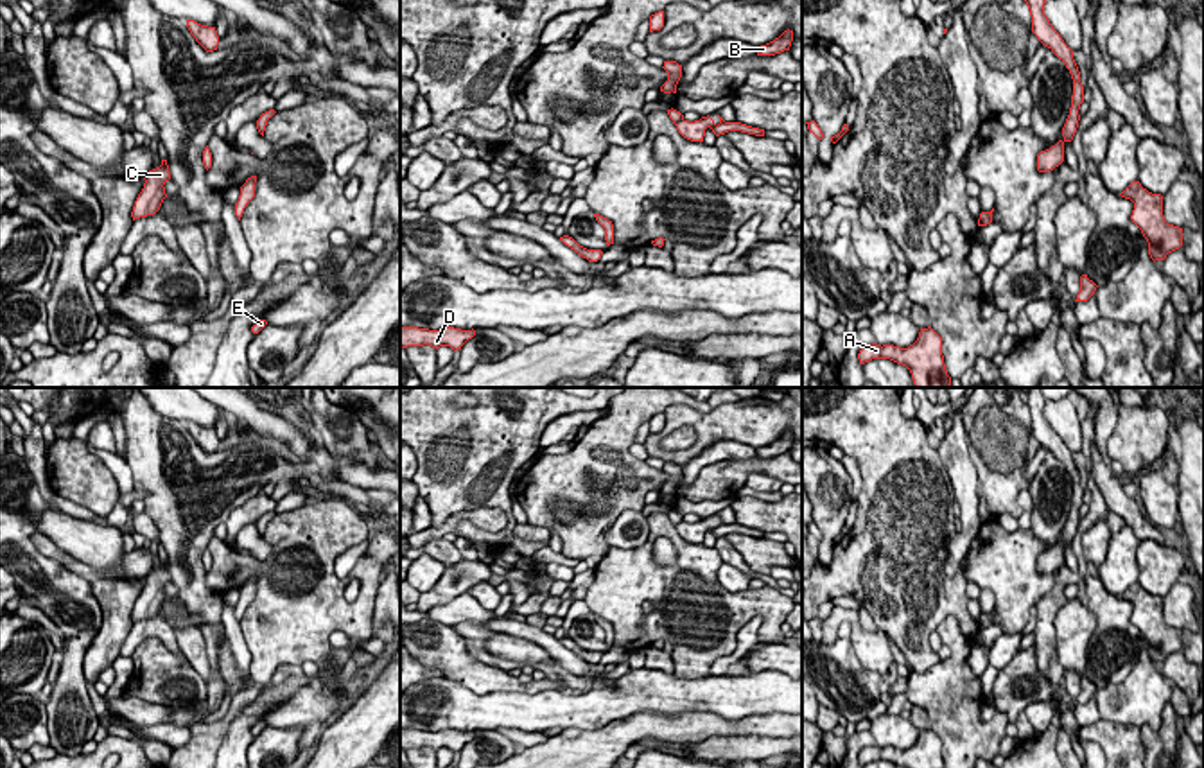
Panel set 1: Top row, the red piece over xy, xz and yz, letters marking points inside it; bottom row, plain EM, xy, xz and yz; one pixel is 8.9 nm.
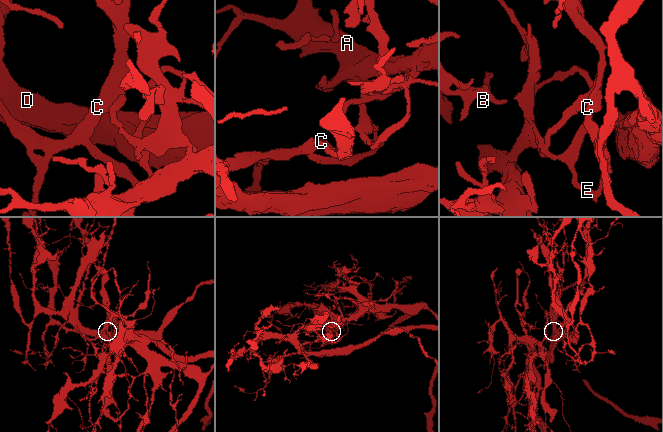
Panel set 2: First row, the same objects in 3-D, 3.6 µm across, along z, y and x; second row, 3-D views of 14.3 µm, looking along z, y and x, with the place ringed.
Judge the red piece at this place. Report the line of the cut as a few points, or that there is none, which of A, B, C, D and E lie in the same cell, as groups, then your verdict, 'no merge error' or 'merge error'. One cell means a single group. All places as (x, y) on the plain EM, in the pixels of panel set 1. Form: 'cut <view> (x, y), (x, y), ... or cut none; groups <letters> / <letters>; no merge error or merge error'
cut yz (1041, 553), (1041, 564), (1052, 571); groups A B / C D E; merge error

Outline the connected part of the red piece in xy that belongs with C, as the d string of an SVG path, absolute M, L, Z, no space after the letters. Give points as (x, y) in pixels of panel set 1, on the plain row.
M161 562L161 567L149 572L144 581L144 590L138 596L131 614L133 623L154 617L160 612L163 601L167 599L163 589L170 581L167 562Z

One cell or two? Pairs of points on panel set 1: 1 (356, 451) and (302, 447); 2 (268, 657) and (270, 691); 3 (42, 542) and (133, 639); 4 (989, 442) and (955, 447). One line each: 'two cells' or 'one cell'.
1: two cells
2: two cells
3: two cells
4: two cells

